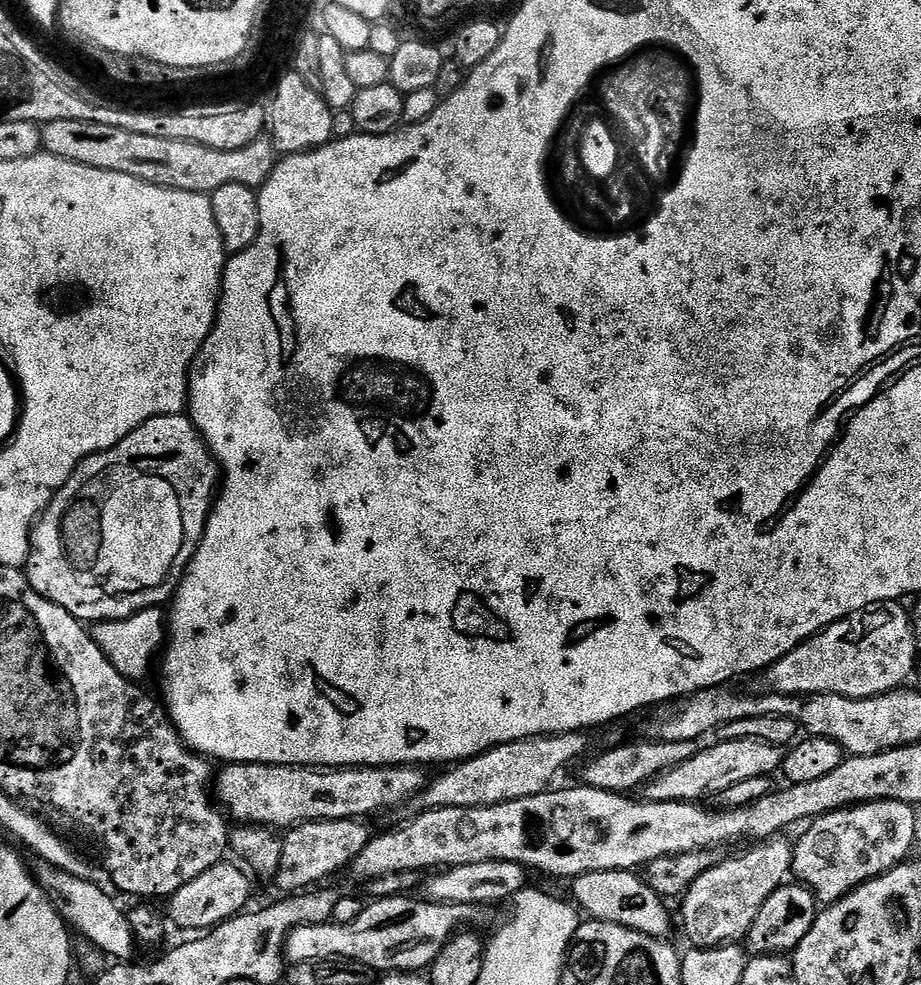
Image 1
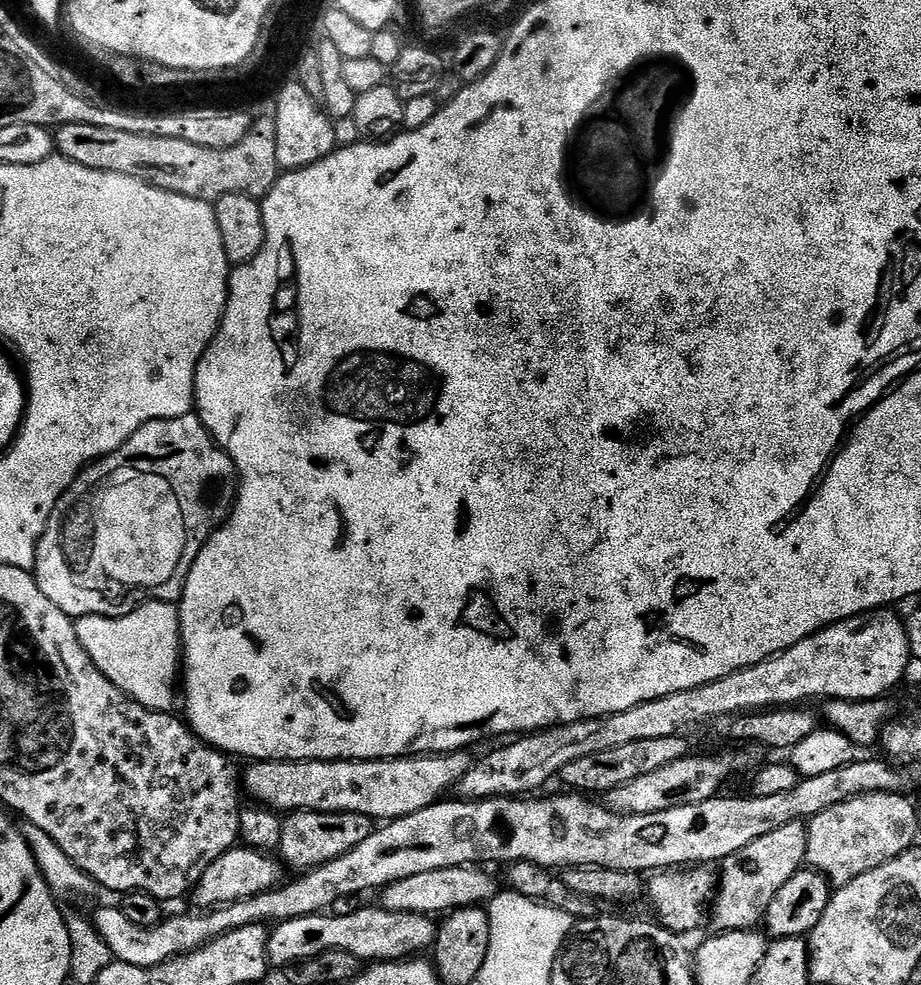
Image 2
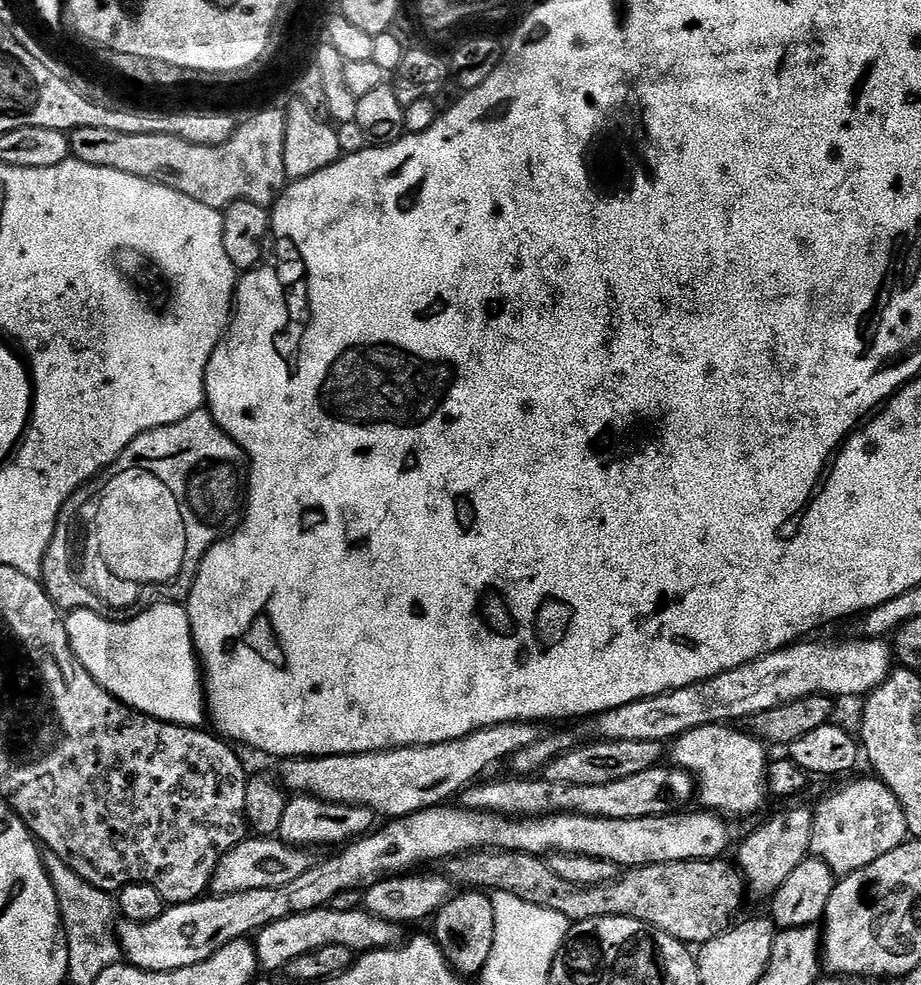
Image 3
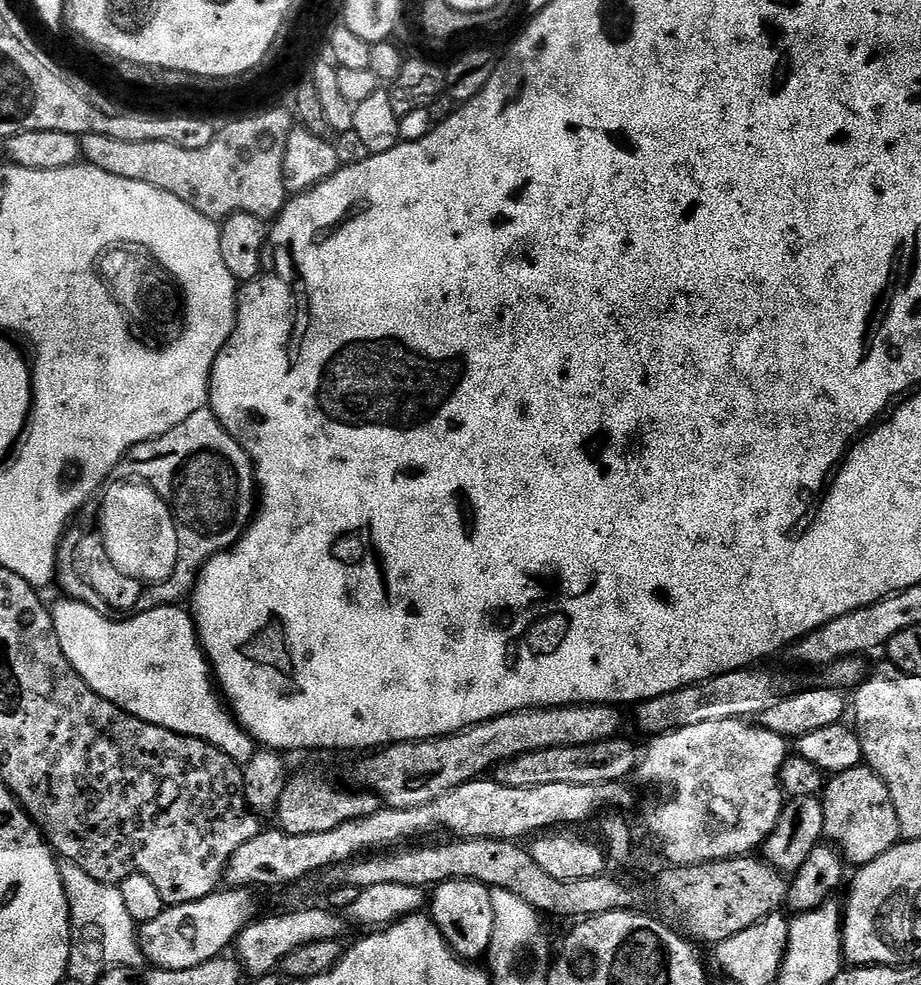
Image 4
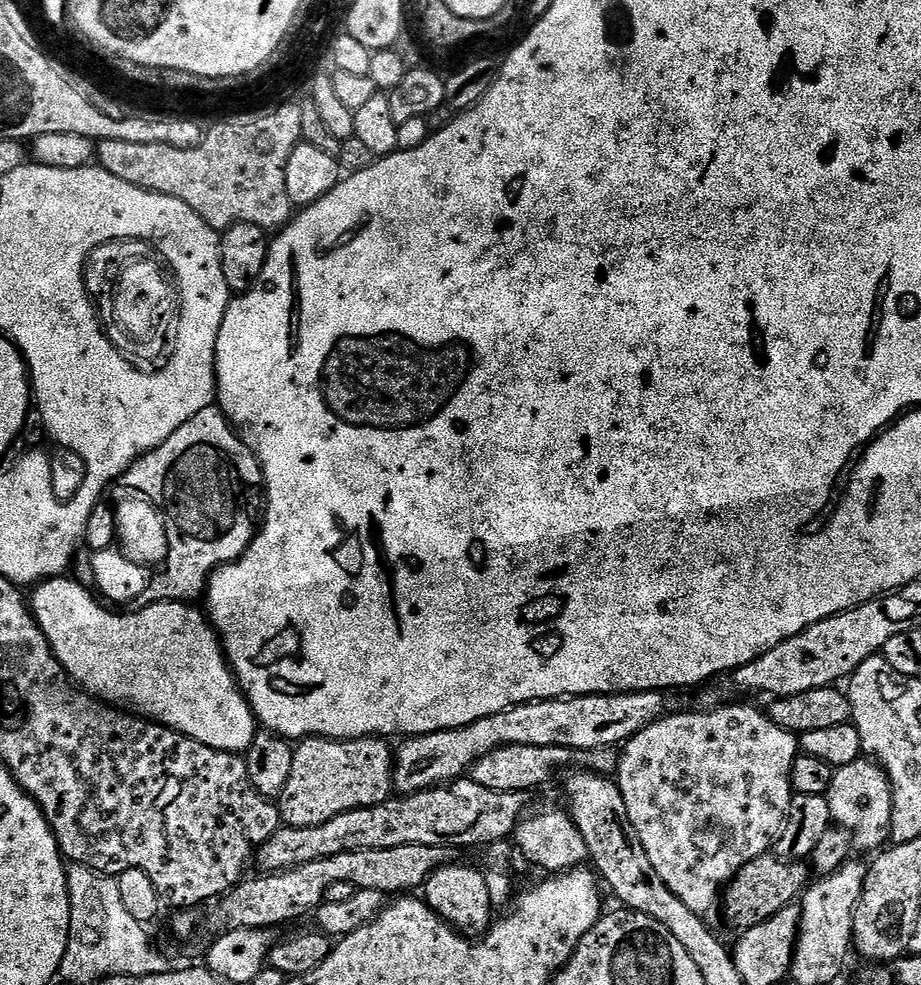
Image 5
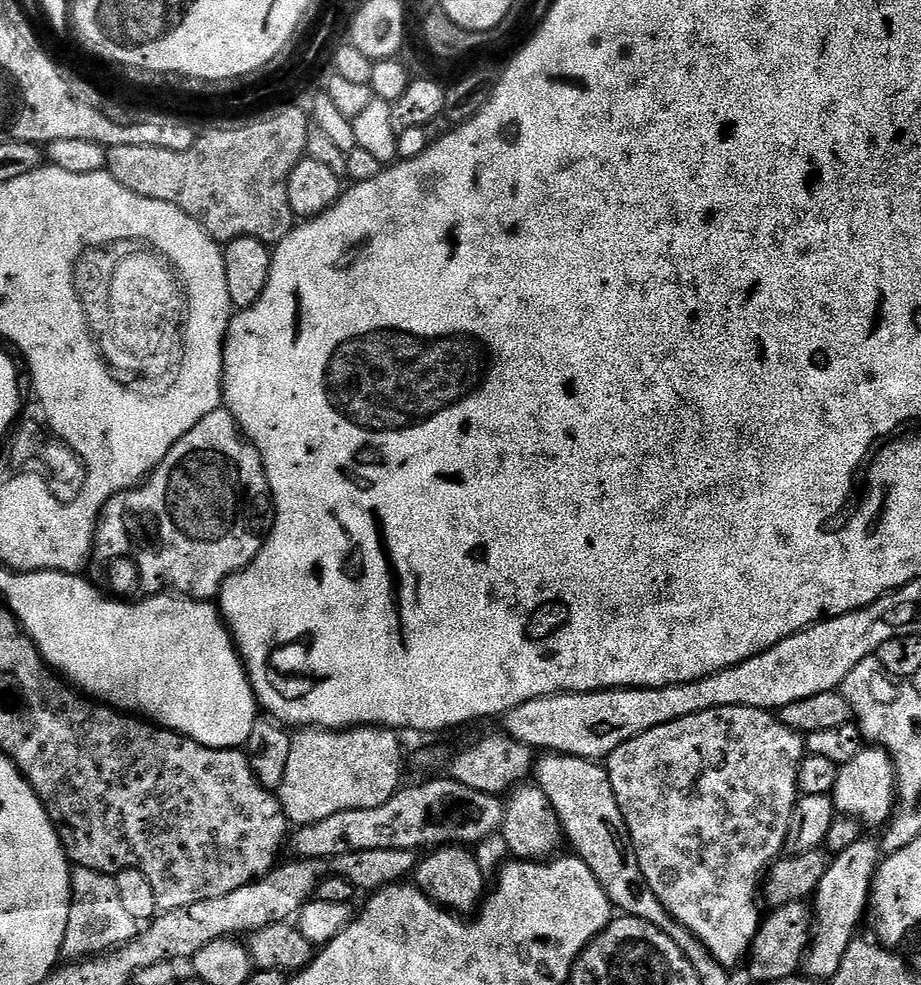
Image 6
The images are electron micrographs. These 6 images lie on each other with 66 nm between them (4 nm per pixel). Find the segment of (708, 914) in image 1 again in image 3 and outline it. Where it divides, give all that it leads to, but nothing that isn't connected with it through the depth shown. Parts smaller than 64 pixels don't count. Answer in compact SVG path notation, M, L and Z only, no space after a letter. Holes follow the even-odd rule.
M788 808L777 814L773 820L765 822L761 828L756 828L740 844L740 853L734 857L740 875L744 877L747 891L756 896L771 897L778 891L782 882L794 874L794 866L810 856L810 830L812 829L813 809Z

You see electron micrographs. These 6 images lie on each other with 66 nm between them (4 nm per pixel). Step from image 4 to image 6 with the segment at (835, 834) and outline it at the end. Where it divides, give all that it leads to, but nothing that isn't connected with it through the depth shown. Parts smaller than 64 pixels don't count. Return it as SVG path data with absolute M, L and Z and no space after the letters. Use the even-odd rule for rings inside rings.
M866 746L858 754L858 758L850 758L850 762L840 765L838 782L834 786L831 797L839 815L853 816L869 829L876 827L879 829L887 825L898 803L896 767L892 755L884 748Z

